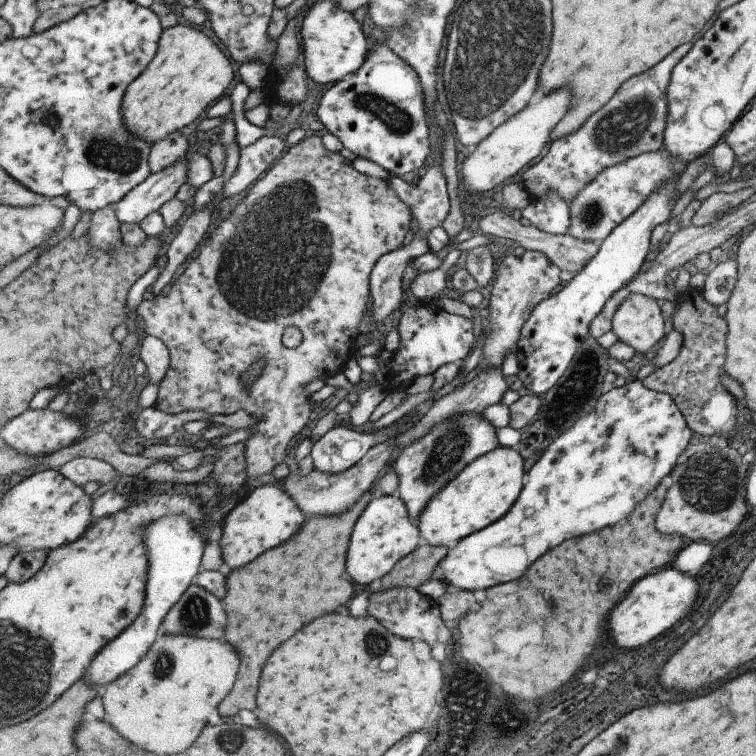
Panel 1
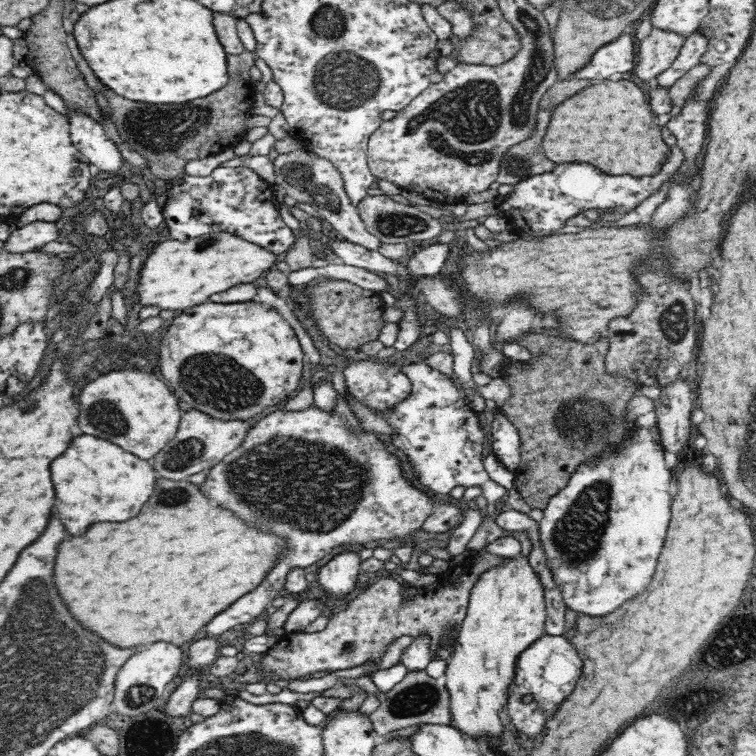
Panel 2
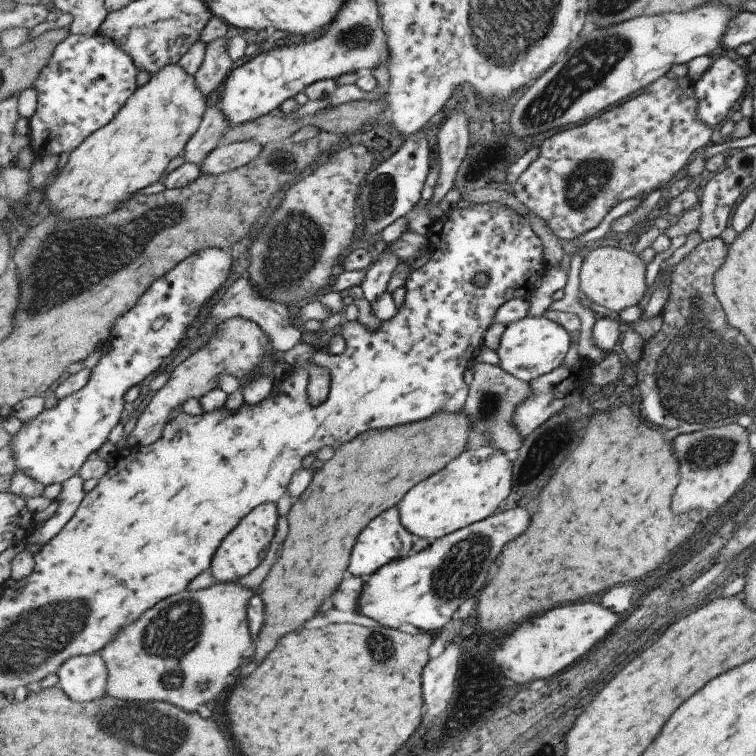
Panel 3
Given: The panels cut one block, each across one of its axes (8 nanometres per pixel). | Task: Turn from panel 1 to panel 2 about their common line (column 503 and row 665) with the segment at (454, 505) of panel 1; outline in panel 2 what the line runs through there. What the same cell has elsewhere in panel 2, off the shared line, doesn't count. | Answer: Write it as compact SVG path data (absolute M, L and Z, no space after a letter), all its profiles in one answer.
M522 556L514 557L481 574L483 577L478 579L470 595L470 606L458 636L458 644L447 661L445 674L450 699L450 718L456 722L456 728L460 732L466 732L464 736L472 745L480 738L498 738L498 735L503 733L504 724L500 722L500 714L502 707L505 709L509 701L509 686L516 678L518 659L530 645L545 636L547 615L544 589L534 574L531 561Z

